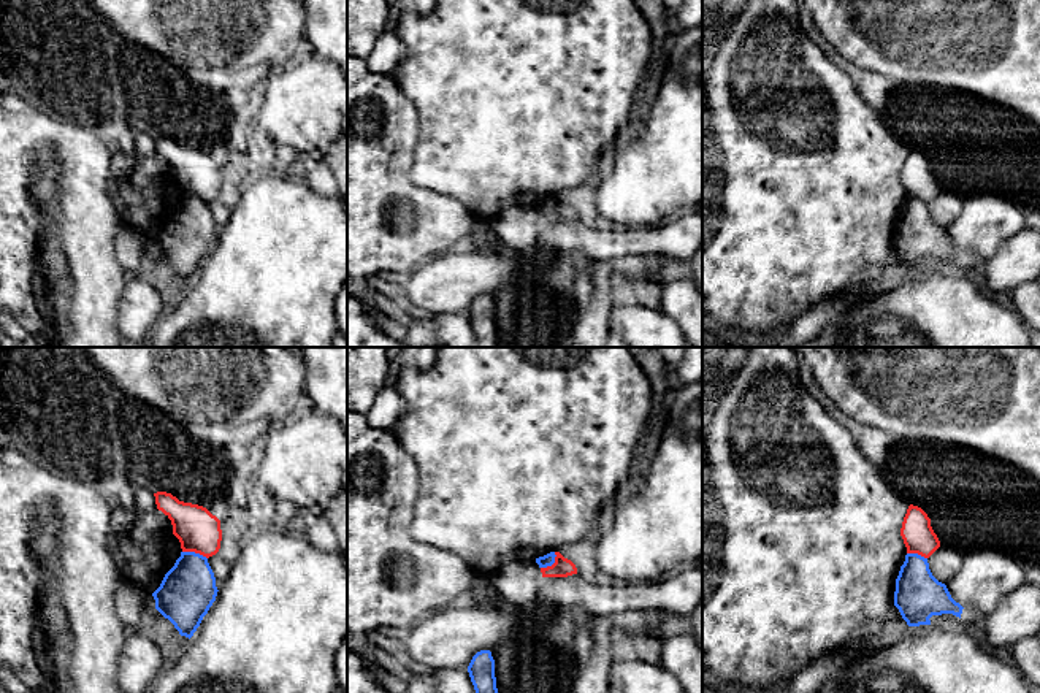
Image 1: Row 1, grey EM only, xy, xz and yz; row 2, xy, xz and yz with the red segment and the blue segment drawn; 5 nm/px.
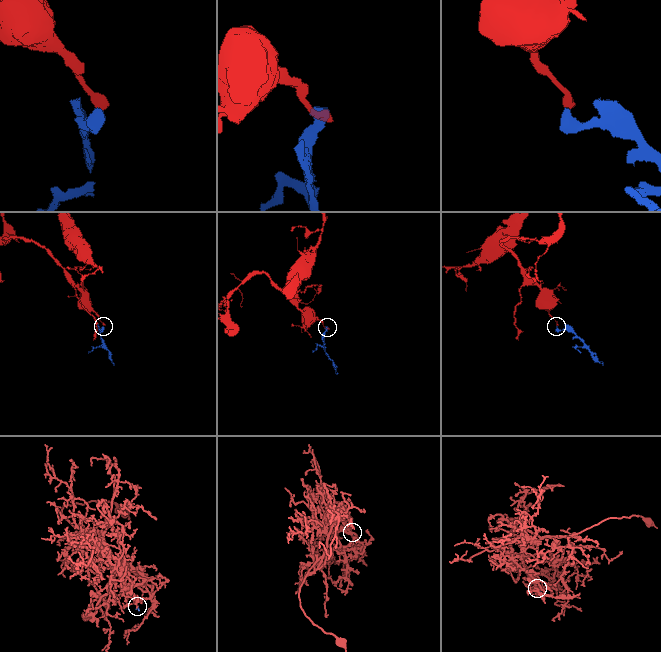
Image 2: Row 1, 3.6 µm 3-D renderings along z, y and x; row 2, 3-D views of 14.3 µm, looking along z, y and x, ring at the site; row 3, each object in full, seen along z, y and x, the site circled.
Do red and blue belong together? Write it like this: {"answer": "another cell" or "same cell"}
{"answer": "another cell"}

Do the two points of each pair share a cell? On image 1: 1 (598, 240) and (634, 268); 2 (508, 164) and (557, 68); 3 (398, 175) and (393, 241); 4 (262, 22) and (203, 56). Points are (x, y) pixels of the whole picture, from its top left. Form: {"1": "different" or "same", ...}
{"1": "different", "2": "same", "3": "same", "4": "same"}

